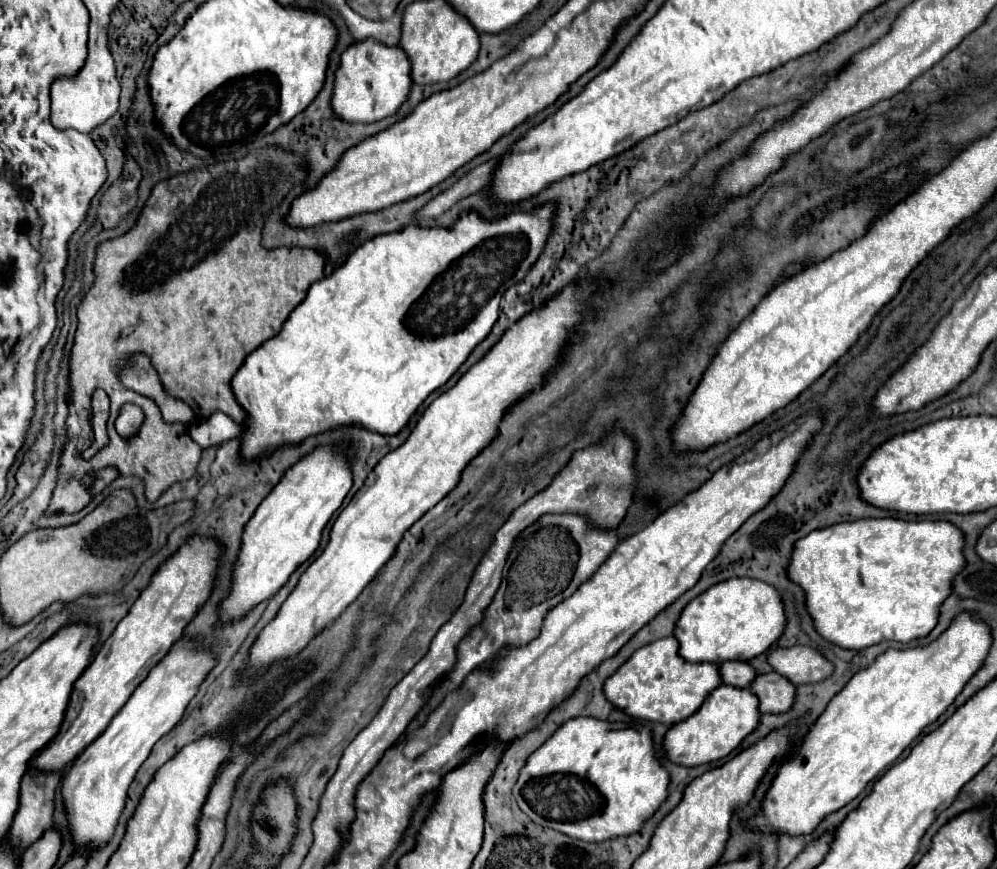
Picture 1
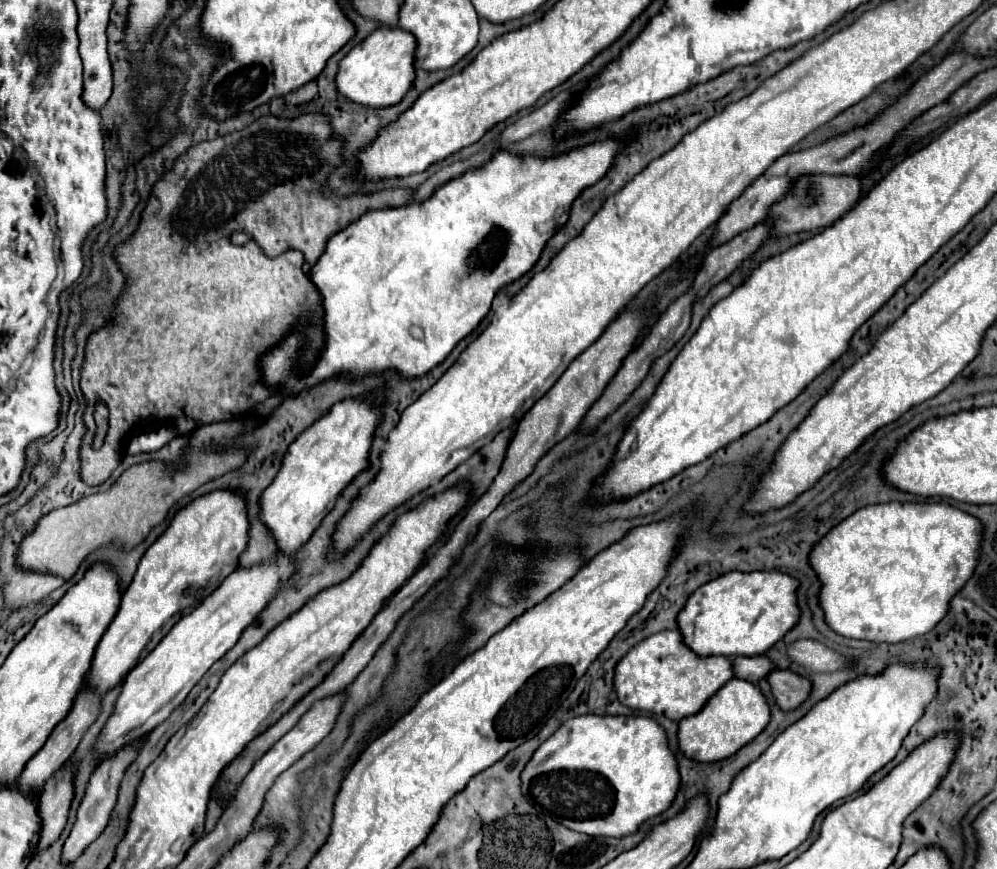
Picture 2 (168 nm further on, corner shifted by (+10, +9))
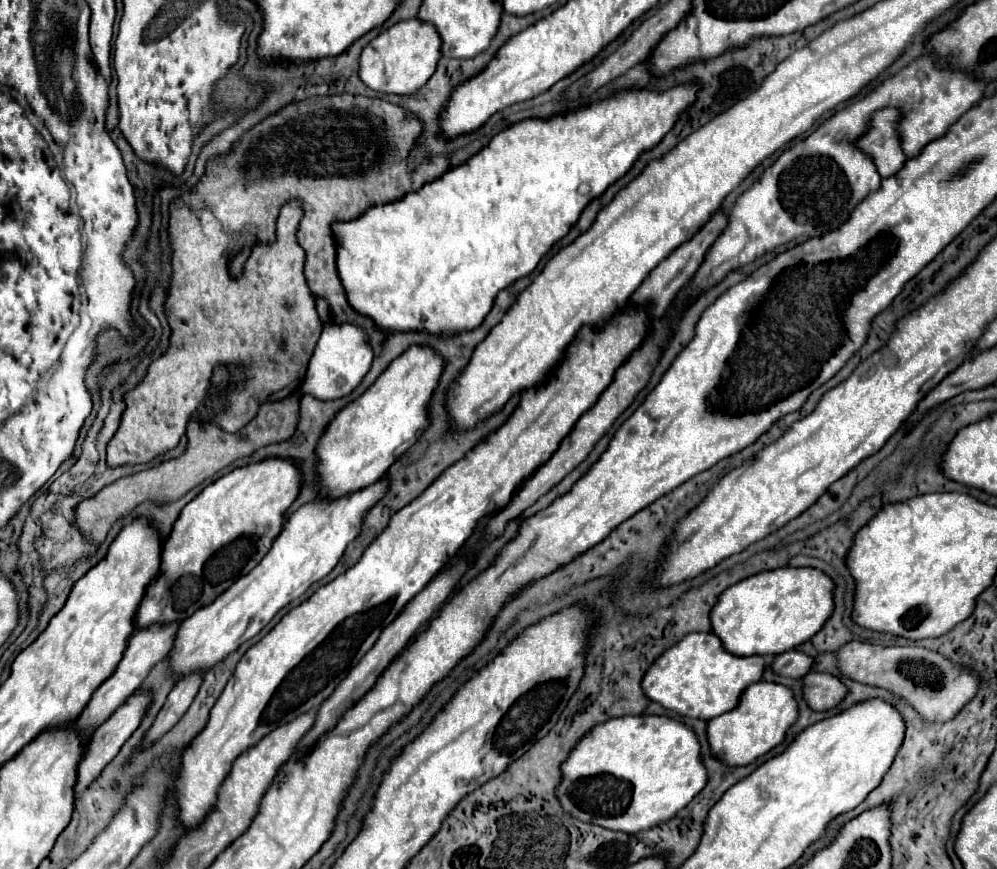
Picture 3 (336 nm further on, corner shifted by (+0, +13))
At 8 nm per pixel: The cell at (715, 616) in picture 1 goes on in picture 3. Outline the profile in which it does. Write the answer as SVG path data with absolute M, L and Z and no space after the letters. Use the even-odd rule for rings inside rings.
M784 566L778 570L768 570L756 576L750 576L728 590L724 590L718 598L718 604L712 610L712 630L720 636L724 648L738 656L760 655L776 656L796 646L808 642L824 622L834 612L834 582L828 574L816 568L792 568Z

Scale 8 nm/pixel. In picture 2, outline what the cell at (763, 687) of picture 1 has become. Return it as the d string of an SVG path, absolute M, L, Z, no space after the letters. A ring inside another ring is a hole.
M772 670L766 680L770 684L776 704L782 710L798 708L810 694L810 682L790 670Z

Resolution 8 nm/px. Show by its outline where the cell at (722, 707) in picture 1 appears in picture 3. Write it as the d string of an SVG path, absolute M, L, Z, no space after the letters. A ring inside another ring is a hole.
M756 682L748 686L740 704L708 722L708 742L712 754L726 766L746 766L784 742L788 728L798 720L798 702L788 686Z

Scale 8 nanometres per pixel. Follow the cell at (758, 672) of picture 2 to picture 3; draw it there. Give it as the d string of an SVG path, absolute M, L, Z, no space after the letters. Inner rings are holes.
M790 650L790 652L784 652L780 656L776 656L774 664L772 664L772 670L780 676L788 676L788 678L804 678L804 674L808 674L814 666L814 658L804 654L804 652L798 652L798 650Z

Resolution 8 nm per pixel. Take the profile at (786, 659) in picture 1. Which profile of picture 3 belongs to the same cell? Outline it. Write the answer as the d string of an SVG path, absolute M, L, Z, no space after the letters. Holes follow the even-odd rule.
M848 642L838 650L840 672L856 682L886 688L898 694L926 722L952 720L976 694L980 676L954 664L946 656L920 646L874 646L864 642Z

